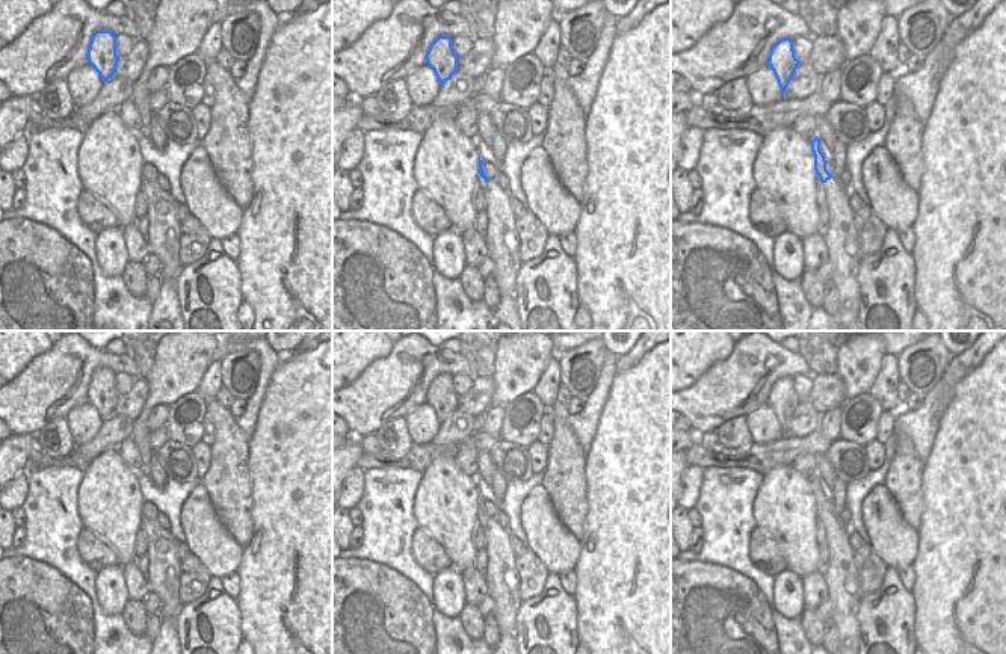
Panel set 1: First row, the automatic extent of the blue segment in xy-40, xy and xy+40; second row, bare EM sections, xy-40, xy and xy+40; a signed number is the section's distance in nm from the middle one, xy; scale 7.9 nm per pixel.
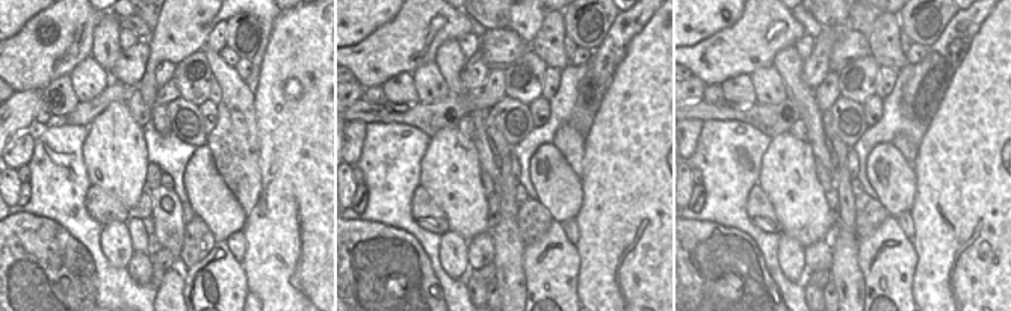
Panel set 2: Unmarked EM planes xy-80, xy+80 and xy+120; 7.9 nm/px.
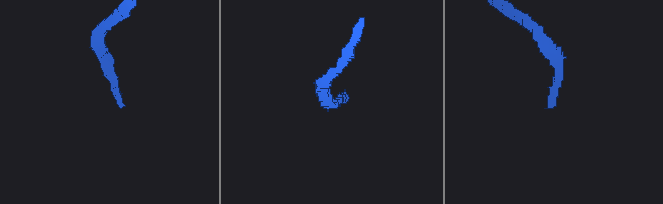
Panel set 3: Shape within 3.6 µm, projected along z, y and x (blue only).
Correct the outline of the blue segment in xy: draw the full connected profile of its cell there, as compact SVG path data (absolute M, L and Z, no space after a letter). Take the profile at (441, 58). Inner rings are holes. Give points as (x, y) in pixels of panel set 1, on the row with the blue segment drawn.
M438 36L426 53L426 63L443 85L458 71L458 56L452 47L452 36Z

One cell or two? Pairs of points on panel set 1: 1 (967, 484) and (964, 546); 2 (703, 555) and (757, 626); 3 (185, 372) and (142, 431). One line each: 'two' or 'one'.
1: one
2: two
3: one

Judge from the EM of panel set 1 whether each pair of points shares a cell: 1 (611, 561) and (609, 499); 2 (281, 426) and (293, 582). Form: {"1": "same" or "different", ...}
{"1": "same", "2": "same"}

